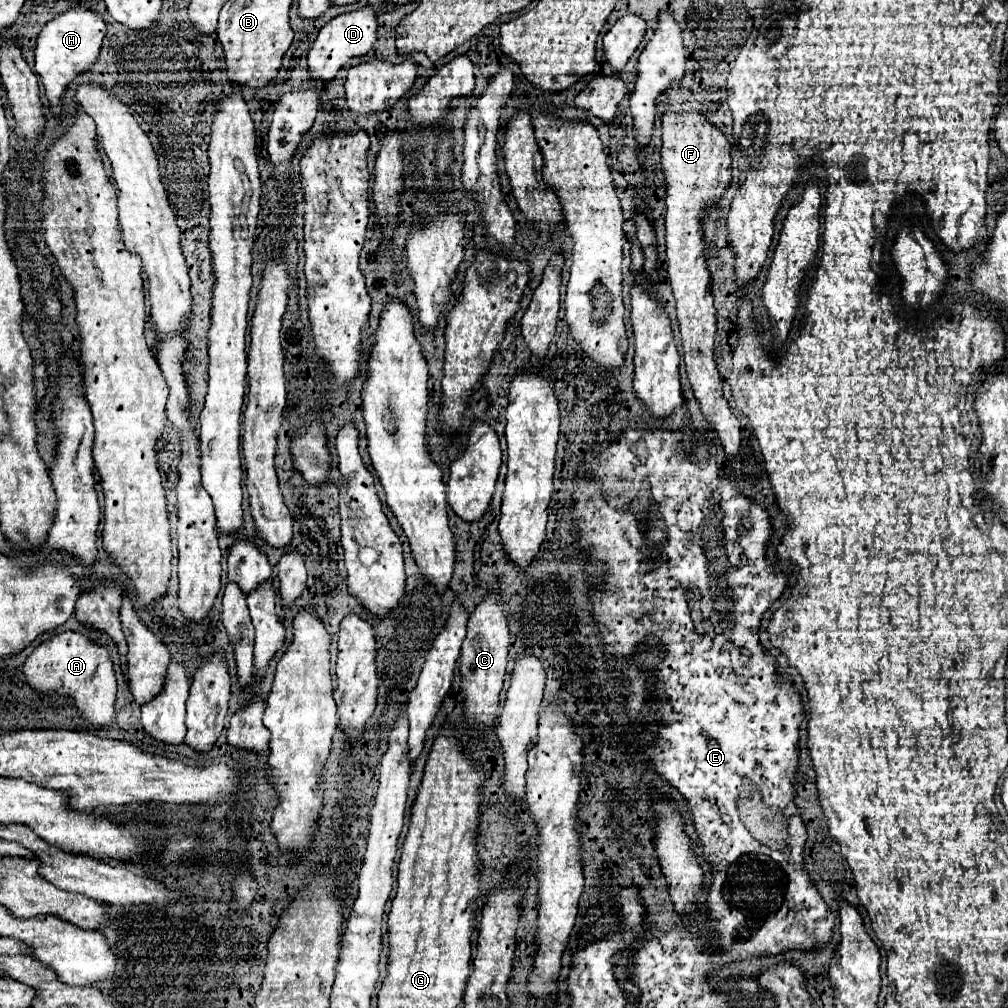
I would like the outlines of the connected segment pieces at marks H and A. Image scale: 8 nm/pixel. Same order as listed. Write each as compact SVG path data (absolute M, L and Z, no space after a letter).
M72 8L60 16L56 16L52 22L48 22L36 42L36 64L34 70L40 76L46 98L50 102L50 112L56 118L62 118L62 96L68 90L68 86L74 82L78 74L84 74L92 68L100 54L102 38L106 36L106 24L100 14L92 10Z
M62 632L38 646L22 666L30 688L42 694L60 694L72 698L74 708L82 720L94 728L108 728L114 724L116 676L106 646L90 642L84 634Z

